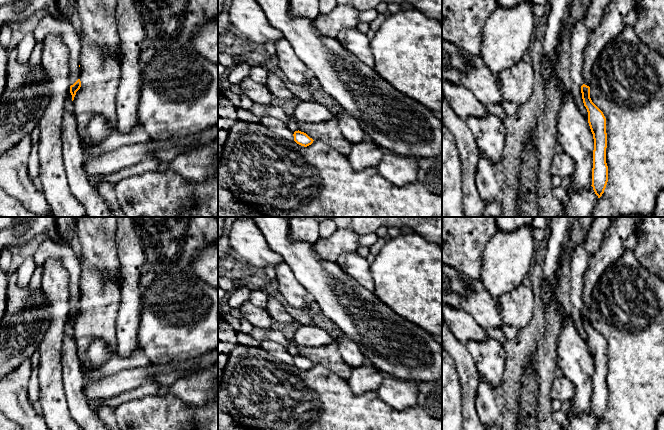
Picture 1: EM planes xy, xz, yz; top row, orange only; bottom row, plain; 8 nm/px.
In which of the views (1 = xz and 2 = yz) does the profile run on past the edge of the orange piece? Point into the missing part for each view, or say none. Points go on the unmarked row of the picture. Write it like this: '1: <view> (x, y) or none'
1: none
2: none

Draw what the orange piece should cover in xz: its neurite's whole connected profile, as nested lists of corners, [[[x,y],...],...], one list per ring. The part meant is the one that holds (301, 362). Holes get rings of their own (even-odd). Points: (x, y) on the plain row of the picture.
[[[295,355],[294,358],[294,365],[304,371],[307,371],[313,367],[313,363],[310,362],[306,357],[301,355]]]

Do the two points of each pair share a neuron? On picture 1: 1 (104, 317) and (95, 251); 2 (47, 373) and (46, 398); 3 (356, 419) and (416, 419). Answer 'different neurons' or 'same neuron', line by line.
1: same neuron
2: same neuron
3: same neuron

